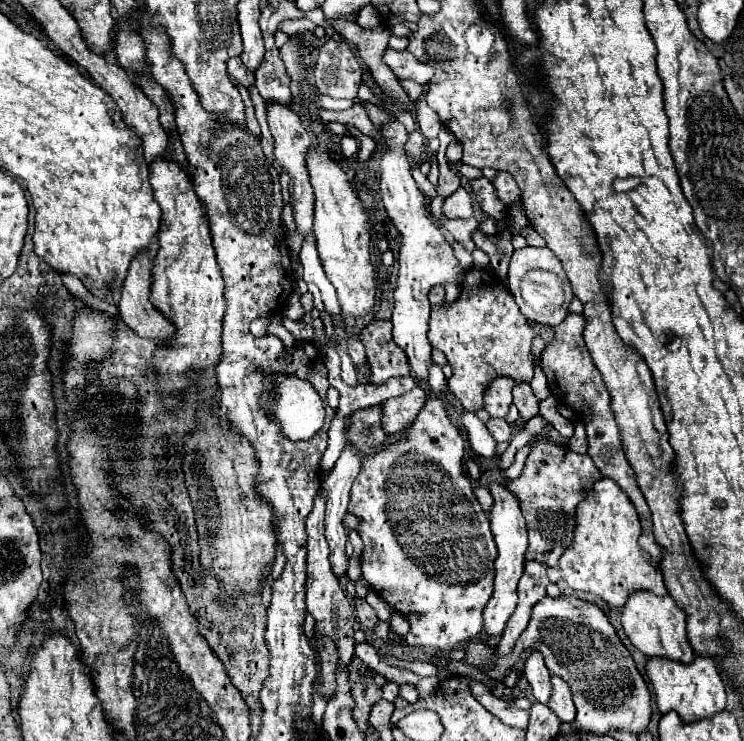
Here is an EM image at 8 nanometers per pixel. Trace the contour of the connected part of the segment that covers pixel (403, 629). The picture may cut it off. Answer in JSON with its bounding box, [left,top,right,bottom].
[390,612,408,634]

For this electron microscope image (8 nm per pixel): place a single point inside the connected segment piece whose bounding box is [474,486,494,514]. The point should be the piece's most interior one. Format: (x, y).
(484, 497)

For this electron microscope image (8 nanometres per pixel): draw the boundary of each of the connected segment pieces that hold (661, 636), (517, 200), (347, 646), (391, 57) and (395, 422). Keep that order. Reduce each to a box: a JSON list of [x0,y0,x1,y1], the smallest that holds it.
[[622,592,694,664],[492,172,522,208],[306,490,356,662],[384,50,434,86],[380,390,426,434]]

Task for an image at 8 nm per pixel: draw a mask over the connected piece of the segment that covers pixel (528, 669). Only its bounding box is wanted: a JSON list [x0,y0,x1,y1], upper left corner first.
[524,652,550,704]

